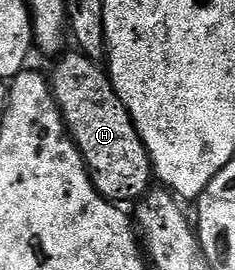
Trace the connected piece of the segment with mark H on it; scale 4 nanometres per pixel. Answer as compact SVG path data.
M82 53L74 54L64 54L58 60L60 63L56 65L55 72L49 75L59 109L67 120L68 132L87 162L87 170L91 172L99 194L119 205L134 204L152 190L151 155L121 97L115 92L110 74L104 68L102 71L96 60Z

